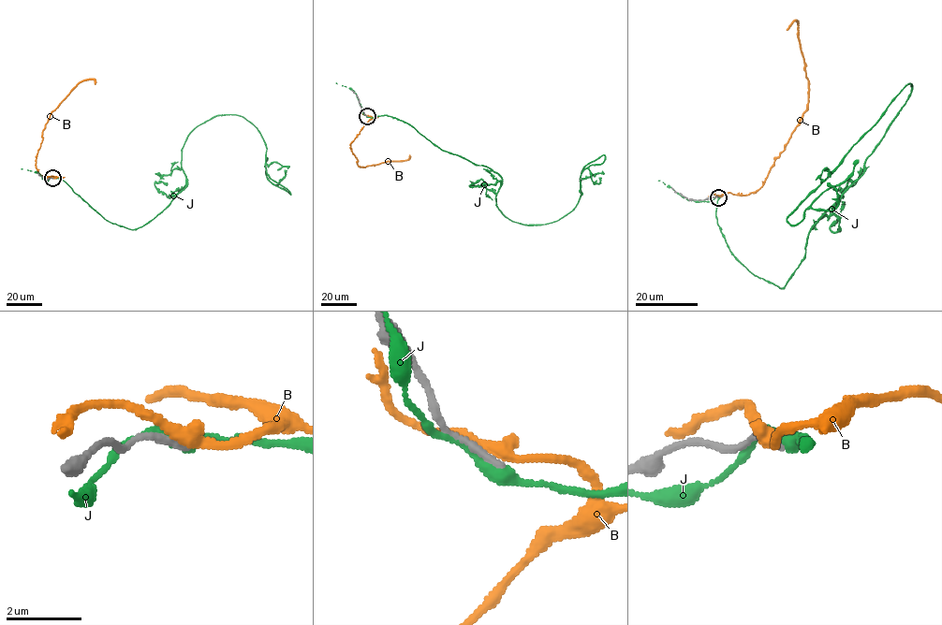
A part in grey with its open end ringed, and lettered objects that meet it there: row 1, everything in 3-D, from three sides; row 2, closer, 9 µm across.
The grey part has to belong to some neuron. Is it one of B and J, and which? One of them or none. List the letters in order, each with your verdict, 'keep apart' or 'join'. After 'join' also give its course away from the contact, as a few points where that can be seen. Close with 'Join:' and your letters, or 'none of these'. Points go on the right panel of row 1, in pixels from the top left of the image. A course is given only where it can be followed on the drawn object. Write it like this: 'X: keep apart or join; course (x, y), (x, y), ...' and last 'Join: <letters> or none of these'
B: keep apart
J: keep apart
Join: none of these

